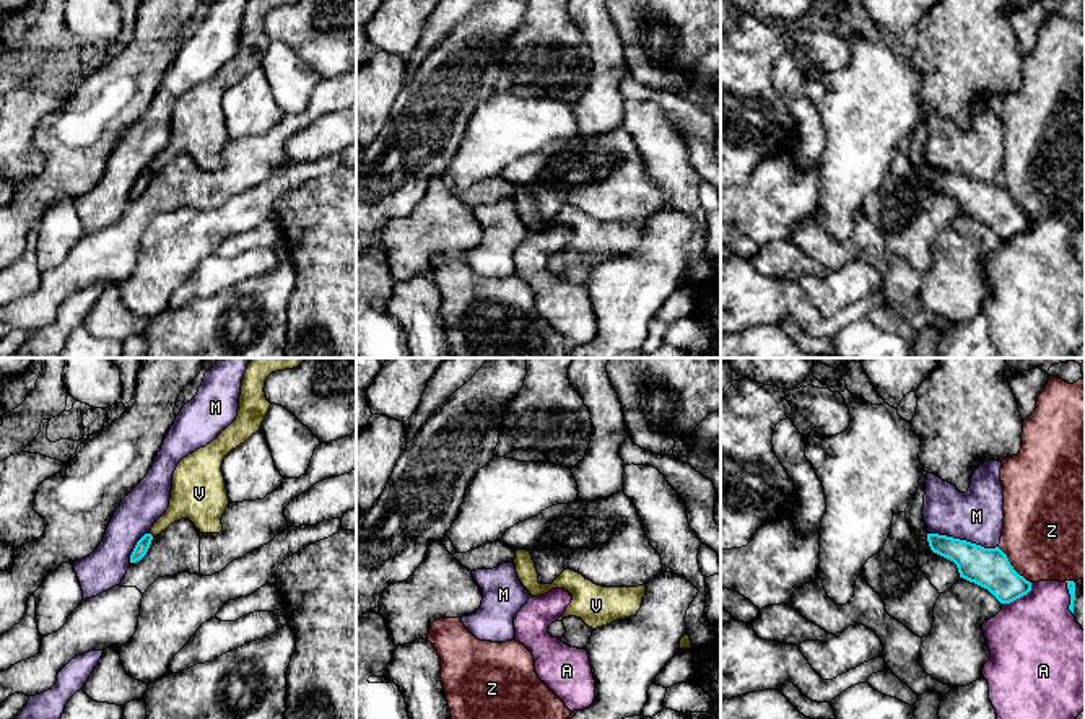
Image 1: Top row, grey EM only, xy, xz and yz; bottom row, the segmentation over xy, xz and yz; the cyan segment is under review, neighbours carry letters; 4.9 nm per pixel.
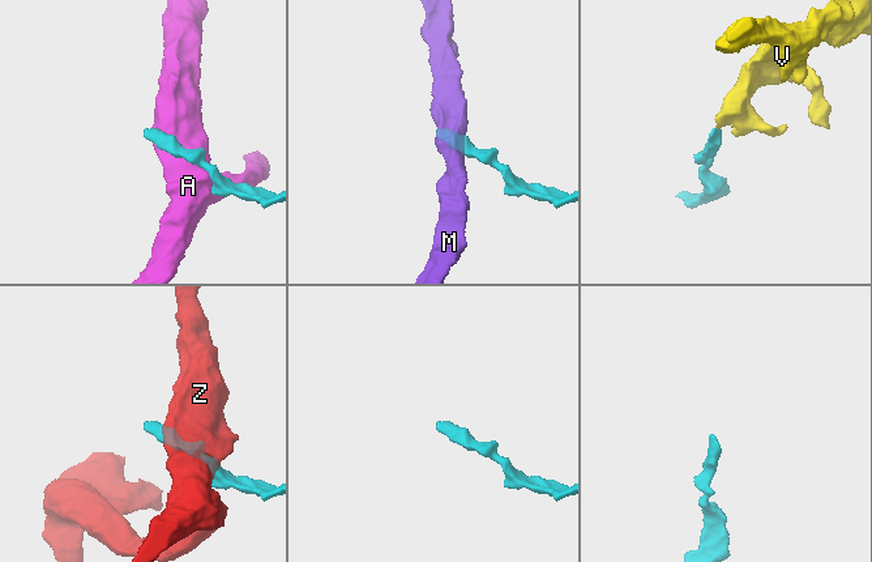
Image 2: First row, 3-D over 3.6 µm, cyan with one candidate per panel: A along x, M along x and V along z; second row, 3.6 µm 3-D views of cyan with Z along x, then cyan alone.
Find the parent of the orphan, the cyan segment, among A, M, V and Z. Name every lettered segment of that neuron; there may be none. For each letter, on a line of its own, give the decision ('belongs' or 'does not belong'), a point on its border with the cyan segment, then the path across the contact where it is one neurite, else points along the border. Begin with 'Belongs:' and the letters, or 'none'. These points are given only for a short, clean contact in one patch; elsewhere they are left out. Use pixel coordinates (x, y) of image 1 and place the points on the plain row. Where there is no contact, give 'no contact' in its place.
Belongs: V
A: does not belong; contact yz (1019, 233)
M: does not belong; contact yz (963, 176); border yz (929, 168), (965, 174), (984, 183), (997, 183)
V: belongs; no contact
Z: does not belong; contact yz (1012, 202)

